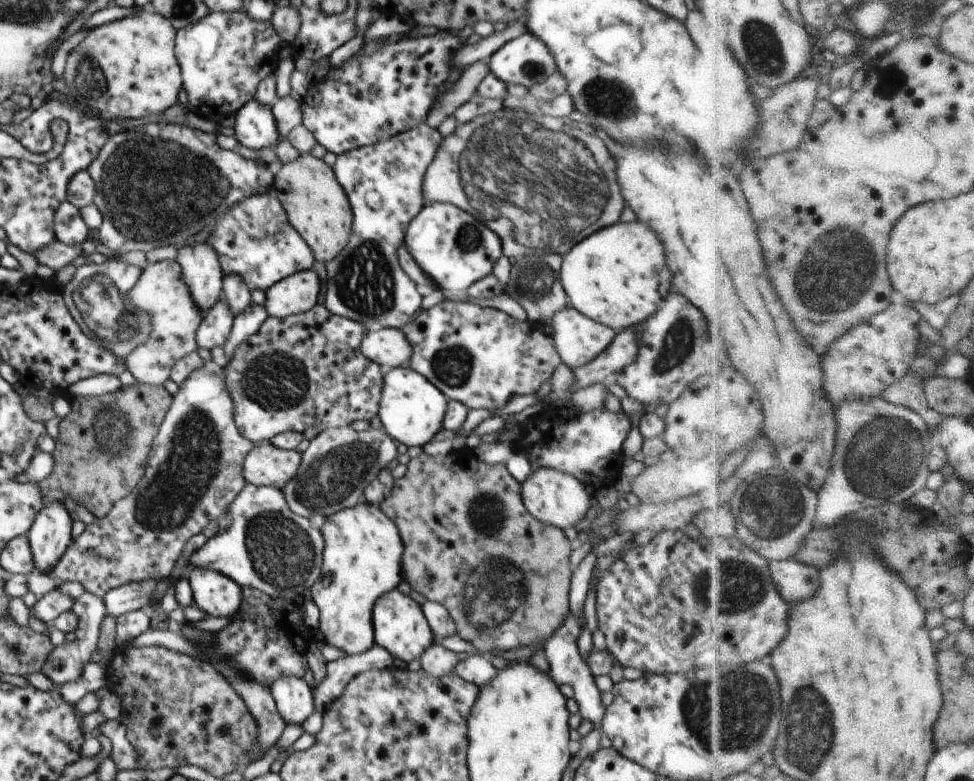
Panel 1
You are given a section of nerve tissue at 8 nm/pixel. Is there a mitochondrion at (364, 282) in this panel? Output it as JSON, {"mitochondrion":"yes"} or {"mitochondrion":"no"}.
{"mitochondrion":"yes"}

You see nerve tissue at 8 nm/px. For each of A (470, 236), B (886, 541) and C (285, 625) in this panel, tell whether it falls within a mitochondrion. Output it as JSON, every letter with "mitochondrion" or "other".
{"A":"mitochondrion","B":"other","C":"other"}

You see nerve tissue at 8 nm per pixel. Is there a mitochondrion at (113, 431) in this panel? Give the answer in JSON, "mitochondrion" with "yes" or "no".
{"mitochondrion":"yes"}

